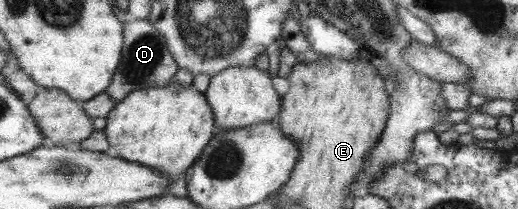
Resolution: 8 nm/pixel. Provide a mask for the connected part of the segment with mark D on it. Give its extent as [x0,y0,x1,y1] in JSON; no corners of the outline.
[105,17,177,103]

